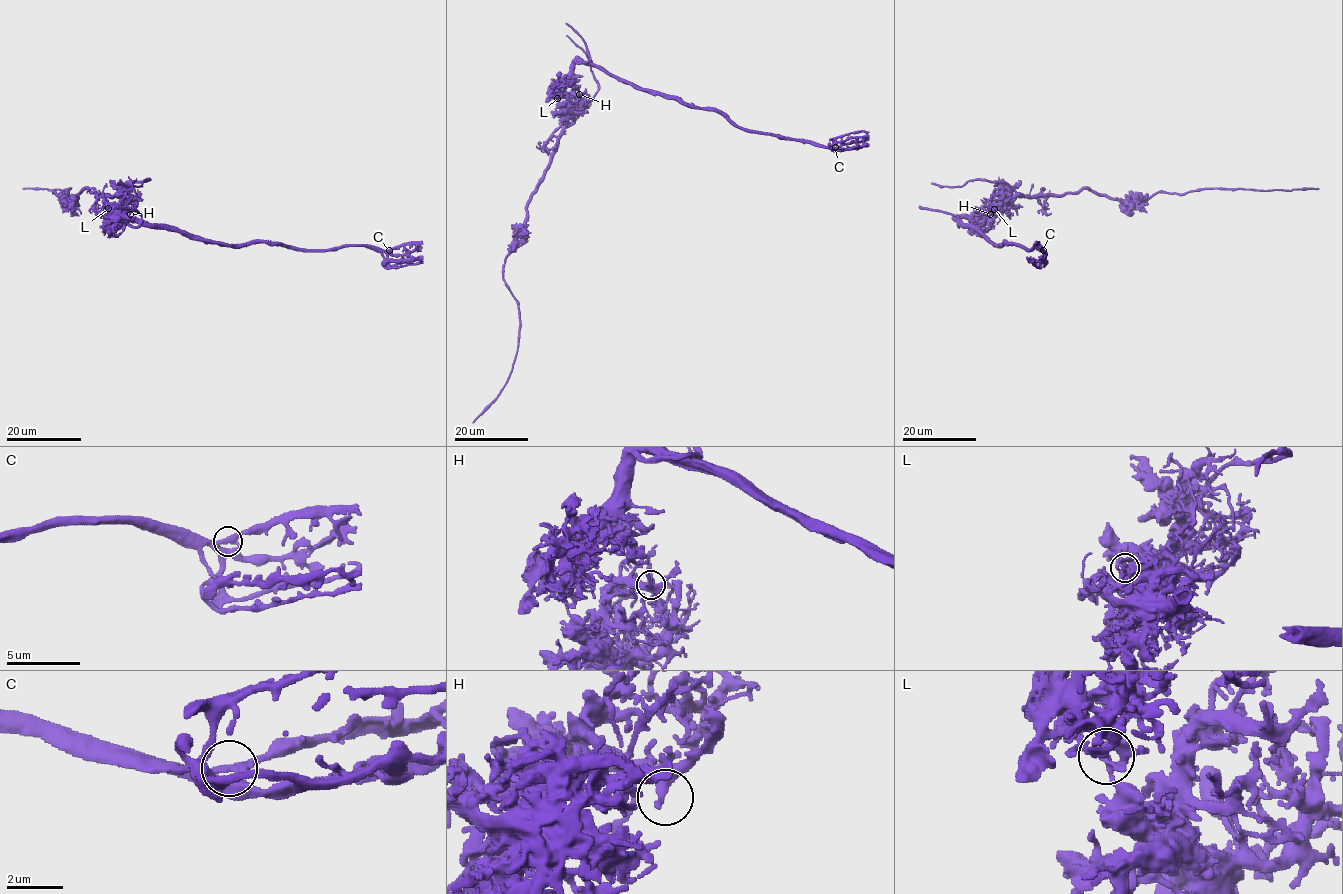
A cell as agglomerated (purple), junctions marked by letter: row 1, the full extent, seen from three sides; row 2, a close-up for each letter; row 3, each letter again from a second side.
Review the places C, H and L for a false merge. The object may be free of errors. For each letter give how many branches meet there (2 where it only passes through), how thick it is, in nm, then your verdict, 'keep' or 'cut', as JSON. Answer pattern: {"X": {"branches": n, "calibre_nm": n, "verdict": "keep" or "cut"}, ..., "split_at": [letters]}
{"C": {"branches": 3, "calibre_nm": 280, "verdict": "keep"}, "H": {"branches": 3, "calibre_nm": 320, "verdict": "keep"}, "L": {"branches": 3, "calibre_nm": 240, "verdict": "cut"}, "split_at": ["L"]}

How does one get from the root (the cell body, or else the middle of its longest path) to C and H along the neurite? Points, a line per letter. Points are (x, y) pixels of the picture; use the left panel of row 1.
C: (109, 212), (159, 223), (191, 238), (221, 244), (280, 242), (301, 249), (367, 246), (389, 250)
H: (109, 212), (119, 206), (130, 214)

